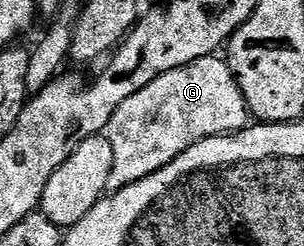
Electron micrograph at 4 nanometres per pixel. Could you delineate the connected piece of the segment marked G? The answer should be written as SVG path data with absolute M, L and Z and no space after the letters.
M219 55L207 56L184 68L162 74L158 78L154 78L154 82L150 82L150 86L138 90L130 98L126 98L126 102L122 102L122 106L118 106L114 118L110 118L106 135L110 146L114 146L114 170L110 174L108 192L121 192L126 186L154 175L158 170L162 170L162 166L174 162L174 158L178 158L186 150L190 150L190 146L194 146L206 138L231 136L244 131L249 124L248 104L244 100L242 90L238 86L236 76L227 59L221 58Z

